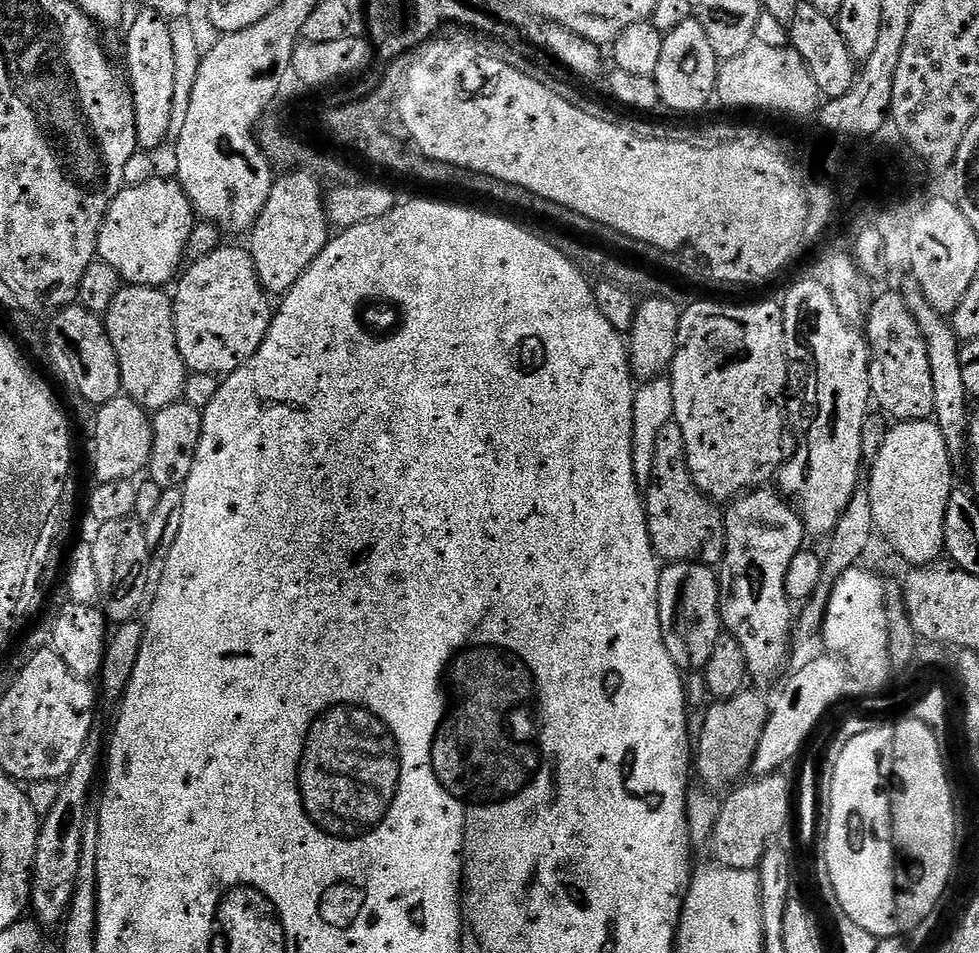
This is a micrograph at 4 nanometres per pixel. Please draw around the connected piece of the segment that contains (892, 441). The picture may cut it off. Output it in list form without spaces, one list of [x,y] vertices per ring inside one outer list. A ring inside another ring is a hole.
[[[905,420],[893,423],[885,431],[882,450],[878,452],[878,458],[871,461],[870,468],[872,468],[872,474],[869,478],[867,475],[866,487],[870,494],[870,506],[874,514],[876,532],[888,539],[889,546],[906,563],[912,564],[908,566],[927,568],[935,565],[939,561],[936,559],[945,555],[946,506],[954,491],[954,485],[952,485],[954,465],[938,425],[932,420]]]

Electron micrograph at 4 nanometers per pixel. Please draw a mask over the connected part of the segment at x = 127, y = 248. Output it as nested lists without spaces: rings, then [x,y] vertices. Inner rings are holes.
[[[175,179],[148,180],[133,188],[125,187],[114,198],[100,224],[100,237],[96,239],[99,259],[114,266],[125,285],[163,289],[168,286],[164,284],[171,285],[185,267],[188,243],[197,220],[188,195]]]

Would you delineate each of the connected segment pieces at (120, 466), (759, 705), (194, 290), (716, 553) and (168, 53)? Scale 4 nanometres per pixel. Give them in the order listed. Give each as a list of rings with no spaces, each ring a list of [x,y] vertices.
[[[121,394],[110,402],[99,405],[96,416],[96,429],[92,432],[92,472],[99,483],[115,480],[132,480],[139,472],[147,469],[152,457],[152,416],[140,405],[135,404],[127,394]]]
[[[745,690],[730,700],[713,703],[713,708],[704,716],[704,725],[700,728],[700,740],[694,744],[694,772],[705,789],[728,790],[737,783],[743,772],[752,766],[752,759],[758,750],[762,730],[768,721],[769,701],[764,701],[756,692]]]
[[[247,247],[215,248],[191,266],[179,277],[174,291],[172,313],[178,350],[189,373],[224,378],[254,358],[272,325],[274,304],[260,284],[254,258]]]
[[[675,422],[662,426],[654,446],[654,470],[646,485],[648,533],[652,549],[668,564],[719,565],[724,559],[724,518],[721,509],[697,488],[688,473],[682,430]]]
[[[147,10],[132,24],[128,32],[128,68],[126,76],[132,85],[132,101],[136,111],[136,143],[141,149],[156,152],[170,140],[170,118],[174,101],[174,47],[171,26],[165,17]]]

